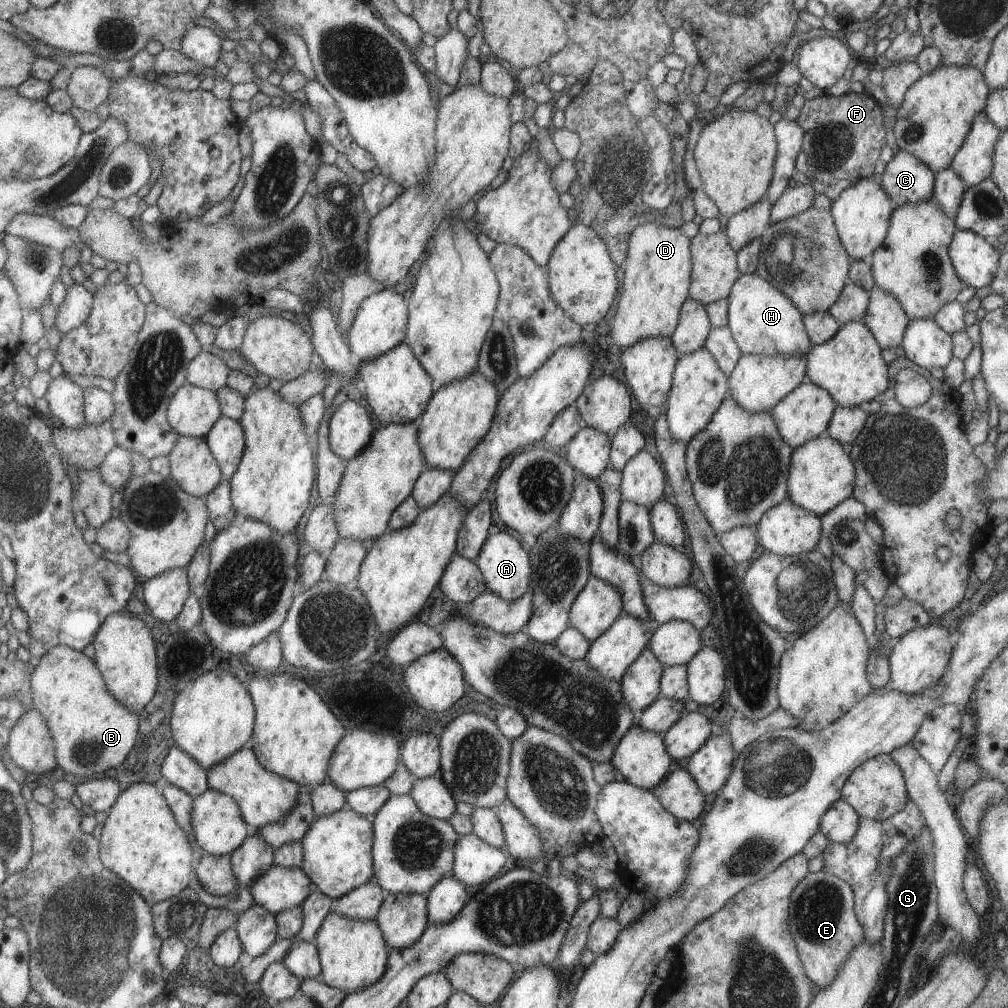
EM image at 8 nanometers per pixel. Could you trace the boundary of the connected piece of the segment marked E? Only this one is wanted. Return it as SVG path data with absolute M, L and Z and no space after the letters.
M821 870L808 872L799 880L790 895L788 926L801 966L815 990L827 988L837 970L843 966L847 954L863 942L863 928L854 914L854 897L851 888L843 881Z

